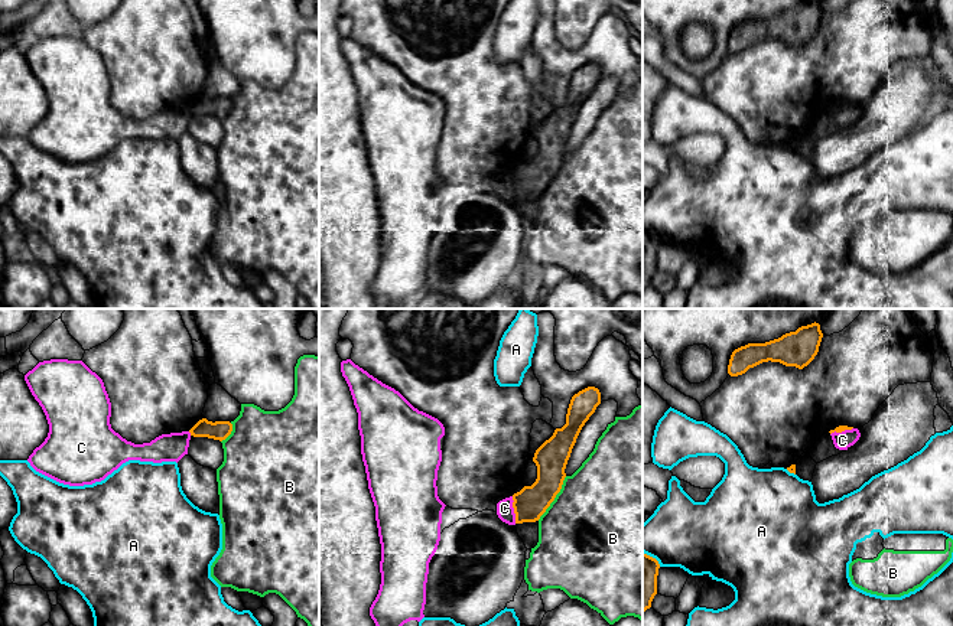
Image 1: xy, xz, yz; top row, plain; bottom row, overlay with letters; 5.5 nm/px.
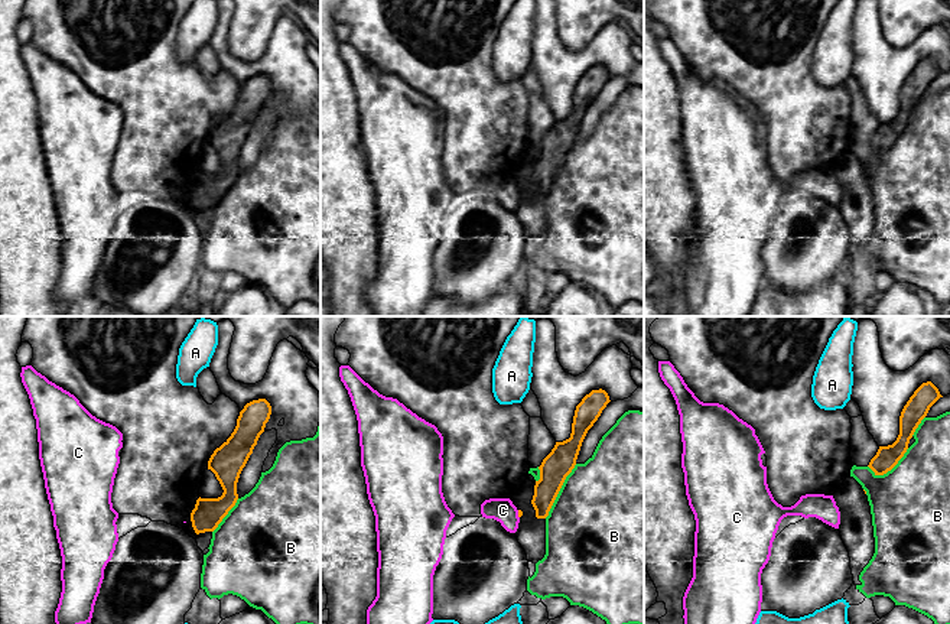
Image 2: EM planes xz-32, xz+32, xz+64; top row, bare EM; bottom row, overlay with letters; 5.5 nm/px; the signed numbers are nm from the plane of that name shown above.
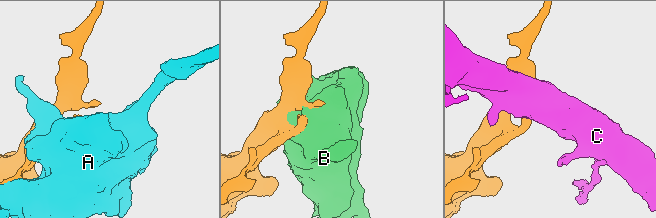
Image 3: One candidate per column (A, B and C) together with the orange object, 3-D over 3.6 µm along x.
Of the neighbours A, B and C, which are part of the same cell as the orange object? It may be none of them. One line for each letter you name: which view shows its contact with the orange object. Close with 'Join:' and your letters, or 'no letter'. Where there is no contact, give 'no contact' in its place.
Join: no letter

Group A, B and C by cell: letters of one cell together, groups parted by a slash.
A / B / C

